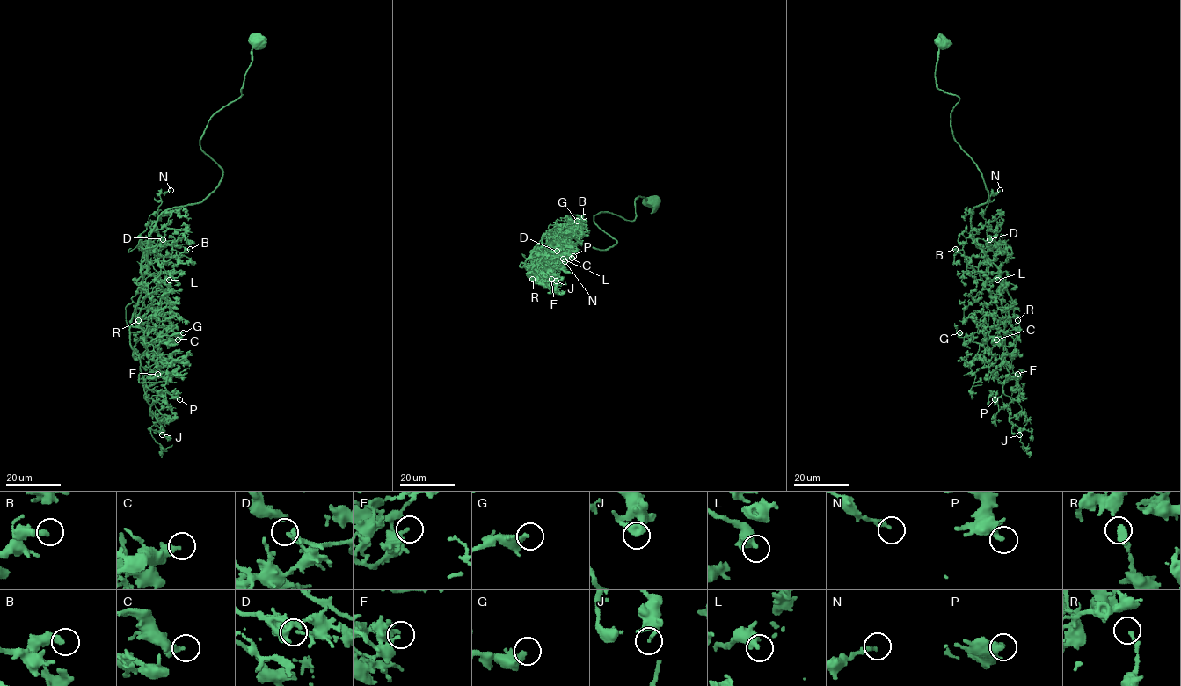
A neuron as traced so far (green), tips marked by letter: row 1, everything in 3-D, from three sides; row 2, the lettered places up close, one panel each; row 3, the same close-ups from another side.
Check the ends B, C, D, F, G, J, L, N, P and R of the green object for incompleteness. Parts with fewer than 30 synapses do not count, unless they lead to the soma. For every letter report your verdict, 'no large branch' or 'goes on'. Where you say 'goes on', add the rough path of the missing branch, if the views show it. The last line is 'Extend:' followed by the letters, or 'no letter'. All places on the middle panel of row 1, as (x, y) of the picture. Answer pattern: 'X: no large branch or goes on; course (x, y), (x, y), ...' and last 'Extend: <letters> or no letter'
B: no large branch
C: no large branch
D: no large branch
F: no large branch
G: no large branch
J: no large branch
L: no large branch
N: no large branch
P: no large branch
R: no large branch
Extend: no letter

